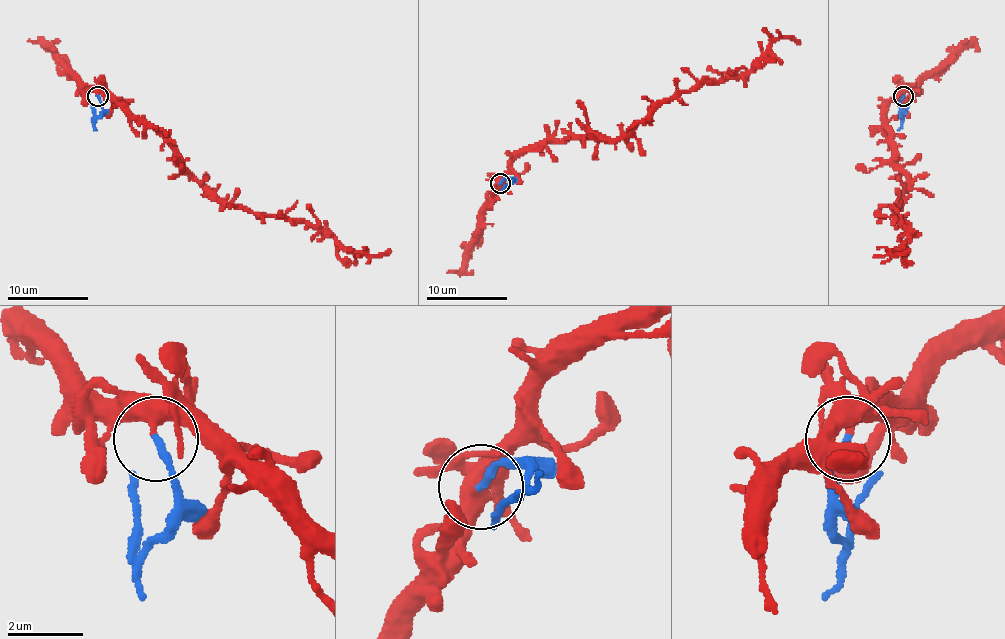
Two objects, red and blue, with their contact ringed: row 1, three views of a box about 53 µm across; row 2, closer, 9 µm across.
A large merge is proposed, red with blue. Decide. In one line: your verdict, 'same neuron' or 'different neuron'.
different neuron

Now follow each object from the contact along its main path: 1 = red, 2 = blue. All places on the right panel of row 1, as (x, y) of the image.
1: (904, 95), (899, 91), (884, 118), (908, 180), (895, 217), (911, 227), (892, 255), (910, 249)
2: (904, 95), (899, 112), (903, 118), (910, 104)

